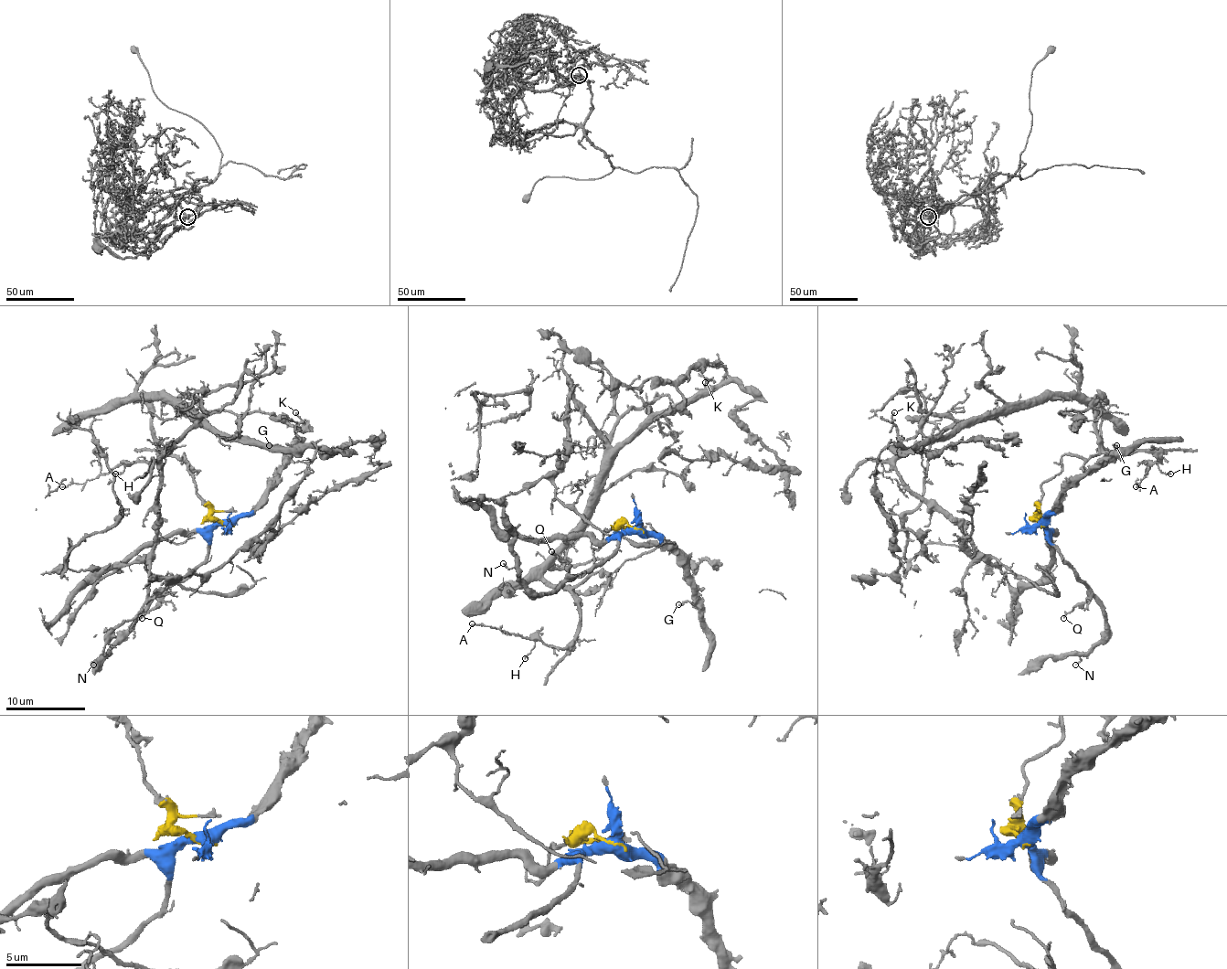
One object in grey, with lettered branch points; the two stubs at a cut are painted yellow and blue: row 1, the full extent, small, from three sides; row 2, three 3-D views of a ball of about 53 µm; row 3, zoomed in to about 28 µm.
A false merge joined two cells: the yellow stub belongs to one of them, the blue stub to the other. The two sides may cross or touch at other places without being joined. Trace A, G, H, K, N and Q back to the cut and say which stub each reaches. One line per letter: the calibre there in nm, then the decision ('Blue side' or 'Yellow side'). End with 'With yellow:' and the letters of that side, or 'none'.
A: Thickness 140 nm. Yellow side
G: Thickness 170 nm. Blue side
H: Thickness 150 nm. Yellow side
K: Thickness 150 nm. Yellow side
N: Thickness 110 nm. Blue side
Q: Thickness 140 nm. Blue side
With yellow: A, H, K

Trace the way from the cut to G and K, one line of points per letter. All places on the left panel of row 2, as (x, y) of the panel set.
G: (227, 526), (232, 526), (247, 516), (268, 490), (286, 454), (286, 451), (278, 444), (268, 444)
K: (227, 526), (133, 399), (167, 399), (217, 432), (266, 446), (298, 442), (296, 413)

